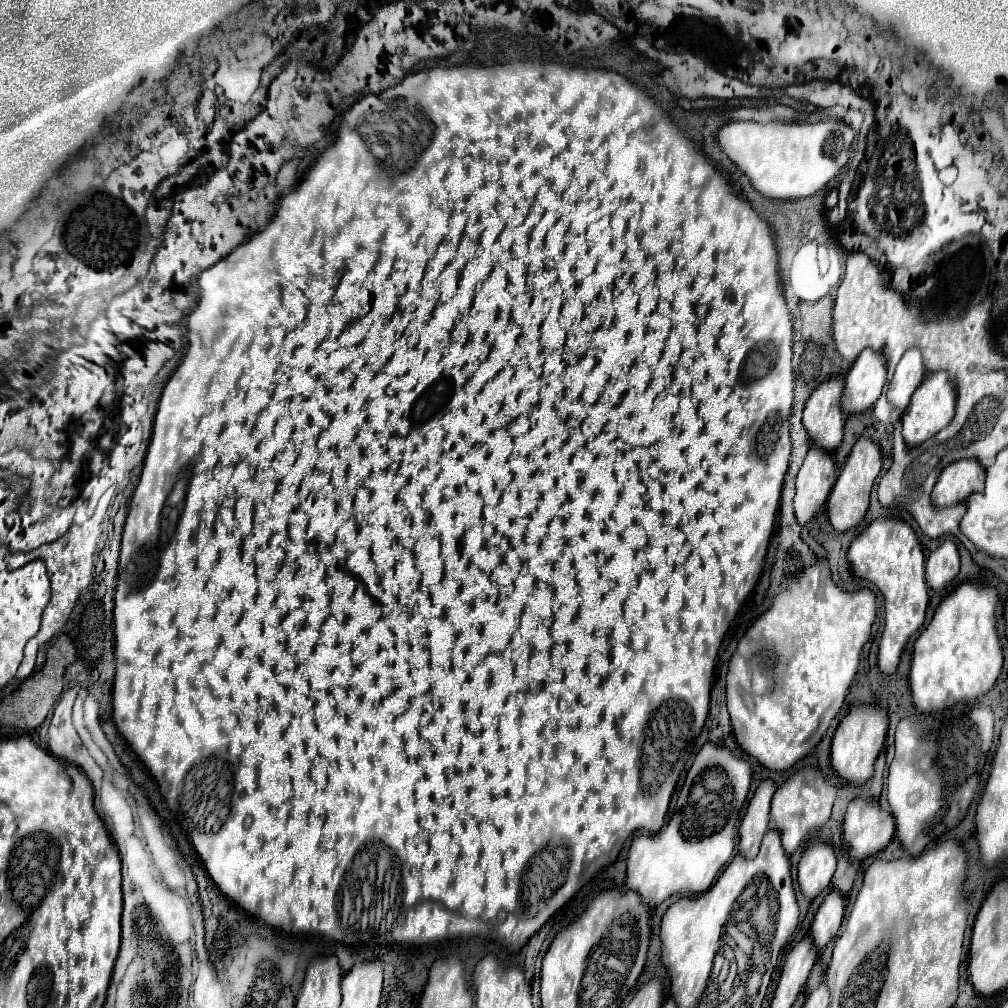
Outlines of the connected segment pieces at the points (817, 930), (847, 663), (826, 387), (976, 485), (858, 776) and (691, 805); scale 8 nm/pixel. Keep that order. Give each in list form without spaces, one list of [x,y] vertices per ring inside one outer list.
[[[831,890],[821,902],[815,920],[811,924],[811,934],[819,950],[823,950],[825,944],[837,936],[843,914],[845,914],[845,896],[839,890]]]
[[[823,558],[823,560],[817,560],[815,564],[811,564],[809,568],[805,568],[799,576],[795,576],[793,584],[789,584],[787,588],[779,590],[777,596],[773,598],[771,606],[747,628],[745,636],[739,640],[737,644],[737,652],[731,656],[729,660],[729,674],[727,674],[727,708],[729,708],[729,716],[731,716],[731,726],[733,726],[733,734],[739,742],[739,746],[751,754],[753,758],[757,758],[765,768],[769,770],[777,770],[777,772],[783,772],[783,770],[789,770],[795,762],[799,762],[801,758],[805,758],[817,744],[819,740],[825,736],[831,720],[835,718],[835,714],[839,712],[839,708],[843,706],[843,700],[847,696],[847,690],[853,682],[853,676],[857,672],[857,666],[859,666],[859,656],[861,656],[861,650],[865,646],[865,642],[869,640],[869,632],[871,632],[871,624],[875,620],[875,596],[871,590],[863,588],[863,590],[853,590],[853,592],[847,592],[847,590],[841,590],[833,578],[831,578],[831,572],[829,572],[829,562]]]
[[[835,376],[819,384],[809,396],[803,410],[803,424],[815,444],[833,452],[843,438],[845,414],[841,412],[843,376]]]
[[[963,458],[951,462],[937,478],[931,492],[931,502],[935,506],[951,506],[965,502],[971,492],[983,488],[985,468],[975,458]]]
[[[877,704],[851,706],[845,718],[839,722],[833,744],[831,744],[831,764],[835,772],[847,782],[863,784],[873,776],[873,762],[881,752],[887,736],[887,710]]]
[[[713,742],[703,744],[691,768],[687,770],[687,778],[683,786],[673,794],[677,802],[673,798],[669,822],[657,834],[639,834],[633,838],[627,858],[627,888],[639,892],[643,900],[647,900],[651,906],[661,904],[671,894],[705,892],[713,884],[721,868],[733,858],[737,828],[741,824],[741,810],[749,794],[751,778],[753,778],[753,770],[749,762],[745,762],[743,758],[735,758],[731,750],[721,744],[713,744]]]

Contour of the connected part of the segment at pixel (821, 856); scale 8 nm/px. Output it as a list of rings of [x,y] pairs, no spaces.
[[[825,840],[809,842],[797,864],[797,880],[801,892],[809,900],[813,900],[829,886],[833,872],[835,872],[833,846]]]

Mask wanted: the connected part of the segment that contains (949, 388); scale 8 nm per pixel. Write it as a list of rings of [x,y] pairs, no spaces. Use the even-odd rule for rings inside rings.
[[[933,372],[927,374],[925,380],[921,382],[921,386],[915,390],[915,394],[911,396],[911,402],[907,406],[907,410],[903,412],[903,438],[909,446],[919,446],[925,440],[929,440],[931,436],[935,436],[937,432],[941,432],[943,428],[949,426],[949,422],[955,416],[955,388],[949,380],[947,372]]]

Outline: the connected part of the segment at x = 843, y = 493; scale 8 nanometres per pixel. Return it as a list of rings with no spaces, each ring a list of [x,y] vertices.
[[[859,438],[855,442],[851,454],[847,456],[845,466],[841,468],[841,474],[839,474],[835,486],[829,494],[829,500],[827,500],[827,516],[829,516],[831,526],[837,532],[845,532],[845,530],[857,526],[863,520],[863,516],[867,512],[867,506],[869,506],[869,494],[871,494],[873,482],[875,482],[879,472],[881,472],[879,446],[871,438]]]

